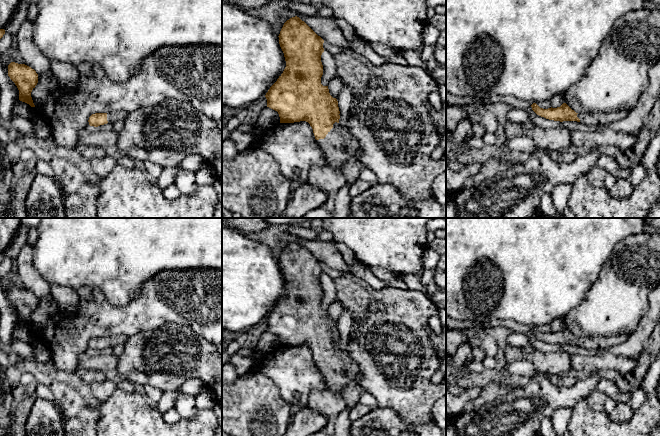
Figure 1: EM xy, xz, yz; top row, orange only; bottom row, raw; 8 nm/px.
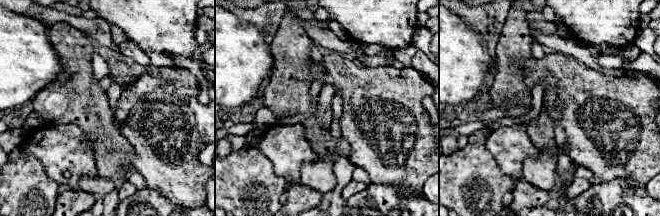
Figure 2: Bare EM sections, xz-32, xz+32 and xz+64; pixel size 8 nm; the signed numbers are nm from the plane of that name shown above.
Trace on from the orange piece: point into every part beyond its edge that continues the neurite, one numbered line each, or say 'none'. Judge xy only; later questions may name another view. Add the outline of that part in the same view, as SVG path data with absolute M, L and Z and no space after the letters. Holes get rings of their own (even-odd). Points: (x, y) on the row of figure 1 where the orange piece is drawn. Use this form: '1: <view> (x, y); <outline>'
1: xy (112, 117); M123 111L107 113L107 121L108 121L108 123L113 124L114 122L116 122L118 120L124 120L126 115L127 115L127 113L125 113Z

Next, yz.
1: yz (596, 120); M627 110L608 113L578 113L577 117L582 124L598 129L610 126L614 121L625 117L628 113L629 111Z

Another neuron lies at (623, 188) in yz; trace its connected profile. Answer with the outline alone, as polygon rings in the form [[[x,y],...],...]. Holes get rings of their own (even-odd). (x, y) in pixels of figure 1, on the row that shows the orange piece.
[[[618,179],[615,185],[609,189],[609,193],[614,198],[626,198],[633,192],[634,189],[635,187],[628,179]]]

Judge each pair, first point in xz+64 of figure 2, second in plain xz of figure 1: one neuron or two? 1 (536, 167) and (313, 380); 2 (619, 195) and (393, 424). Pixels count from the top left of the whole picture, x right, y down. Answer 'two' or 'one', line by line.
1: two
2: one

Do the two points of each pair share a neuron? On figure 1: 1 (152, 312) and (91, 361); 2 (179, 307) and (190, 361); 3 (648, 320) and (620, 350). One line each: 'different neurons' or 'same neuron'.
1: different neurons
2: different neurons
3: same neuron

